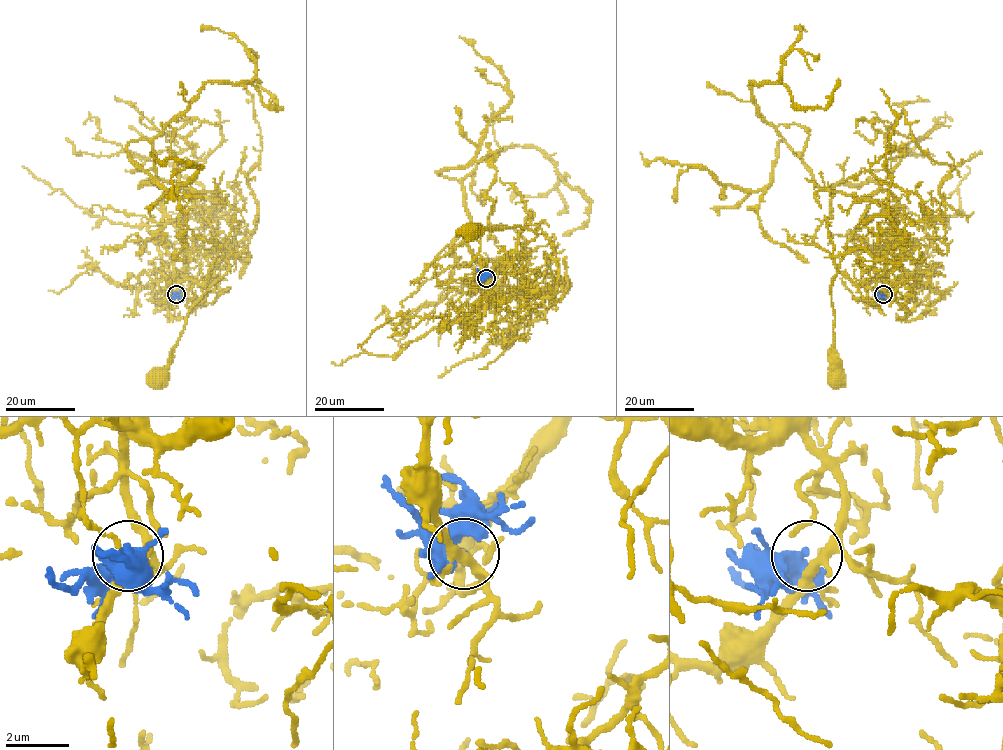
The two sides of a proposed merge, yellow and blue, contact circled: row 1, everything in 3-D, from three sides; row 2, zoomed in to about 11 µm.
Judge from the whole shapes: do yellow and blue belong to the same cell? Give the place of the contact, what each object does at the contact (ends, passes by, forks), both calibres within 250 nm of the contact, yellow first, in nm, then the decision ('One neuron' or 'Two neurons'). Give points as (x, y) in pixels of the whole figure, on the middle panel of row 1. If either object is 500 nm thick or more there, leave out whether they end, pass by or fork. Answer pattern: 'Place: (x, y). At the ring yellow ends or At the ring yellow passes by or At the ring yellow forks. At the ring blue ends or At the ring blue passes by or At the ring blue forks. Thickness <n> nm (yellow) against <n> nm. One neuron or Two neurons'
Place: (486, 278). At the ring yellow forks. At the ring blue passes by. Thickness 260 nm (yellow) against 320 nm. Two neurons

